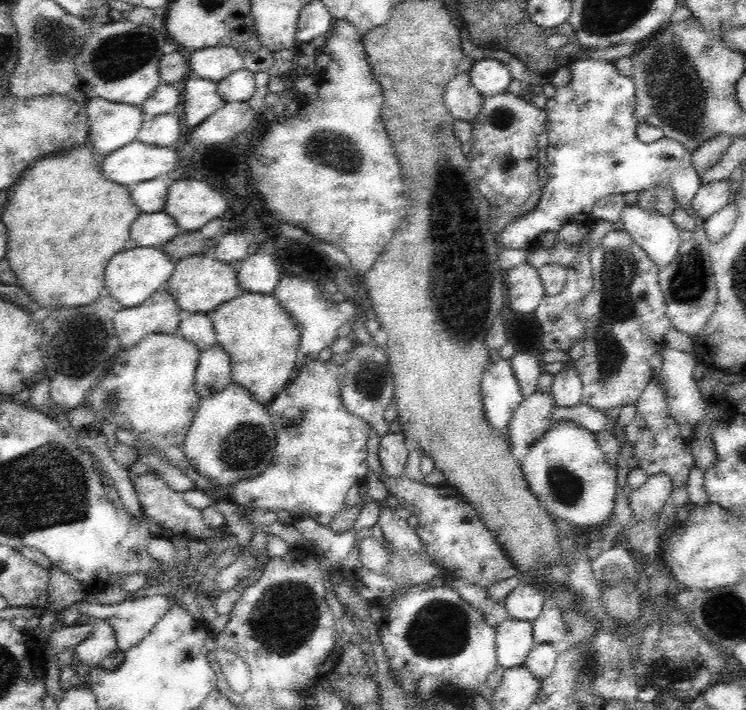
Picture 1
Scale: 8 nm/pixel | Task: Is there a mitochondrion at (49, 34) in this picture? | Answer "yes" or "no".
yes

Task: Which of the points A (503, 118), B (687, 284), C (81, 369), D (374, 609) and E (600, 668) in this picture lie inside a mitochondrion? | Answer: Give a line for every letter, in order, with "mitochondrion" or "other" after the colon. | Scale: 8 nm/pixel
A: mitochondrion
B: mitochondrion
C: mitochondrion
D: other
E: mitochondrion

